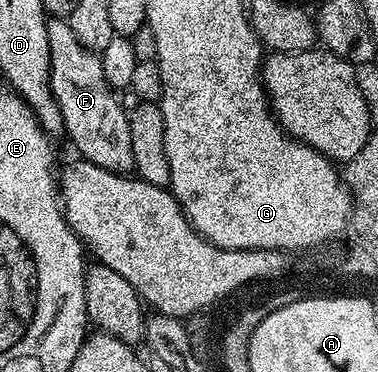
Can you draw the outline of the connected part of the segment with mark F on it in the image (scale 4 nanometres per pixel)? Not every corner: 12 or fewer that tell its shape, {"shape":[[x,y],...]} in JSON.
{"shape":[[47,19],[50,89],[81,159],[134,172],[99,53]]}

